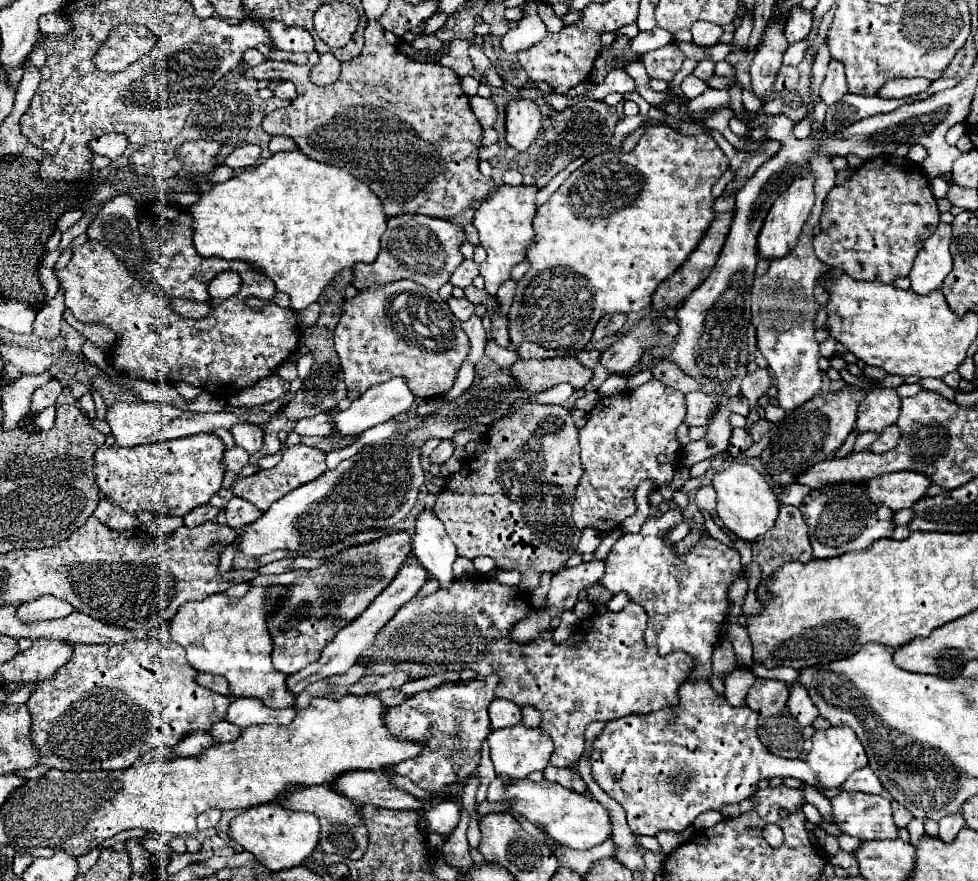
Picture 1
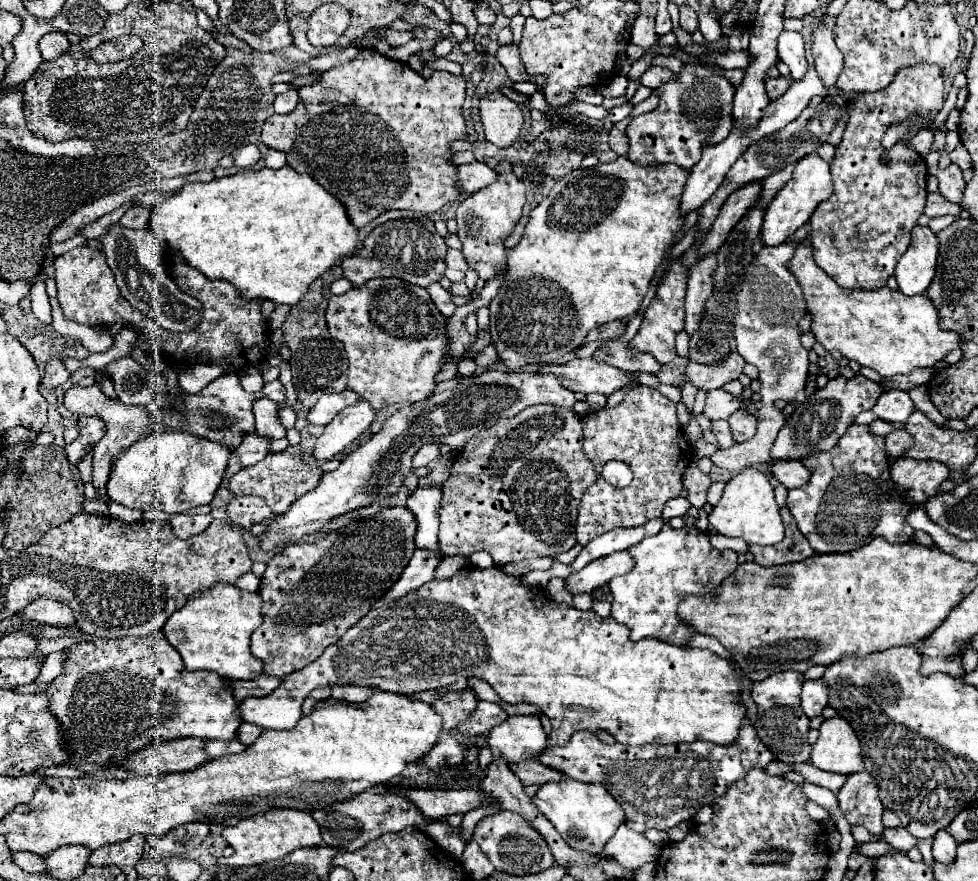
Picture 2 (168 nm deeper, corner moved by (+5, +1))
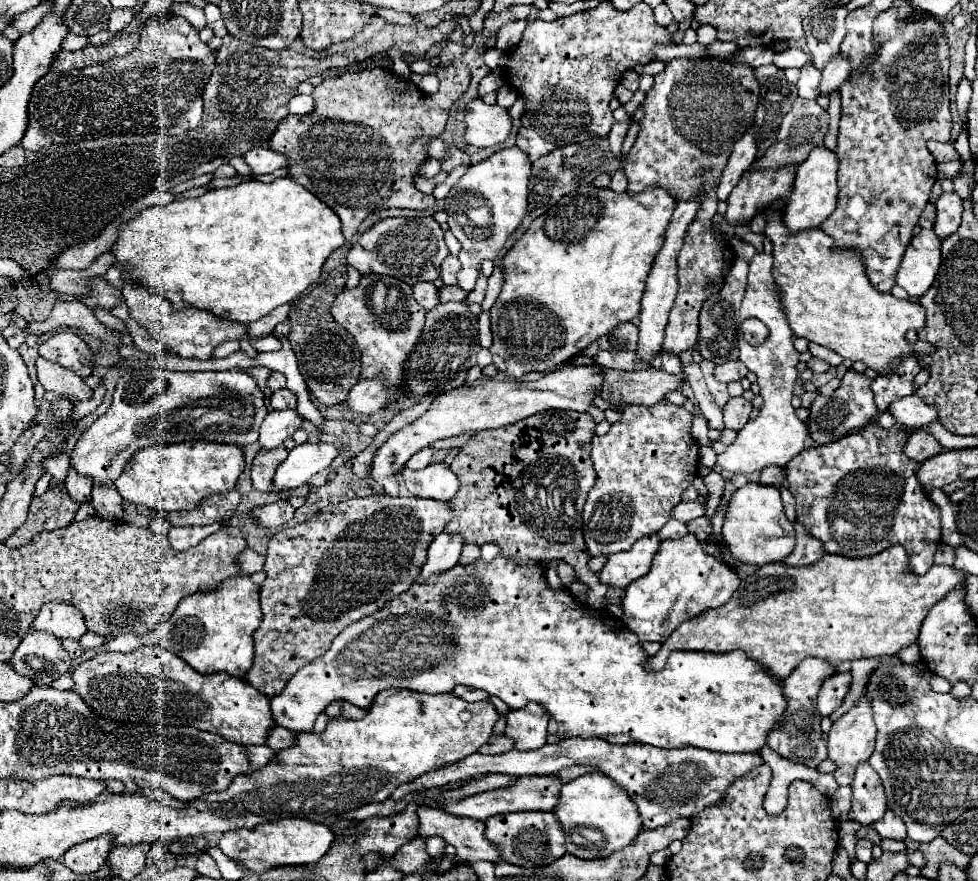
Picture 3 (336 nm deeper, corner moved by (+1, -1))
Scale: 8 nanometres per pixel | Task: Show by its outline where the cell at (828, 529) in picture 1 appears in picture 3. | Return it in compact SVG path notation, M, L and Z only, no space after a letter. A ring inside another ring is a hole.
M870 422L862 430L852 432L838 442L824 444L824 458L792 458L788 462L786 480L788 490L796 498L796 522L804 524L804 528L824 544L828 554L862 558L874 556L892 544L902 544L910 558L910 570L914 570L916 574L924 574L924 570L934 564L934 552L940 544L940 512L938 506L928 500L914 474L920 464L906 458L906 454L902 452L906 440L908 434L900 424L896 424L888 432L876 422ZM850 440L852 458L846 458Z

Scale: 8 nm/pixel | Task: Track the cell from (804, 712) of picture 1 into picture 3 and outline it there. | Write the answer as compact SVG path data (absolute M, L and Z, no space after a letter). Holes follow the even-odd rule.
M850 672L834 674L834 676L826 678L826 682L820 688L820 694L816 698L816 710L822 716L830 716L842 704L844 696L846 696L846 692L850 688L850 682L852 682Z

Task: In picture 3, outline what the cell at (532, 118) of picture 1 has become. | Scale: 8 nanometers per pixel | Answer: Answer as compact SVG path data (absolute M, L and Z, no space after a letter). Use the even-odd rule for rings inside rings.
M476 98L466 104L466 142L472 146L502 144L512 130L512 118L506 108L486 104Z

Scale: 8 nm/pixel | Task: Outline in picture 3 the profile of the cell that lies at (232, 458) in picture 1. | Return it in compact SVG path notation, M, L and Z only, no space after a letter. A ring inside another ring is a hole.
M296 410L272 412L262 422L258 444L262 450L274 450L286 438L290 438L294 434L294 430L298 430L300 426L302 426L302 418L298 416Z

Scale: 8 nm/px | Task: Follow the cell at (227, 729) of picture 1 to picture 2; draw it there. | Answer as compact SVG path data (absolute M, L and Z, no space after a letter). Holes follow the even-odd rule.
M244 722L244 724L238 728L238 740L240 740L242 744L246 744L246 746L254 744L254 740L256 740L260 734L262 734L262 728L258 728L256 724Z

